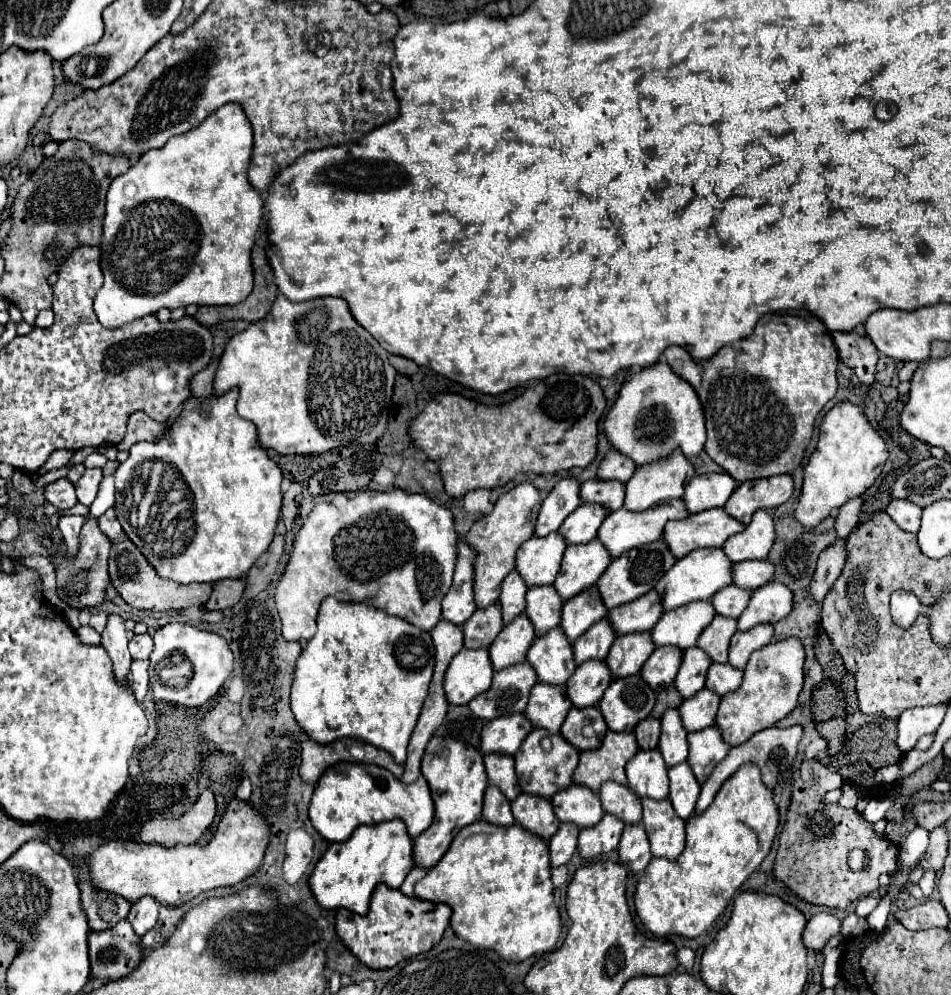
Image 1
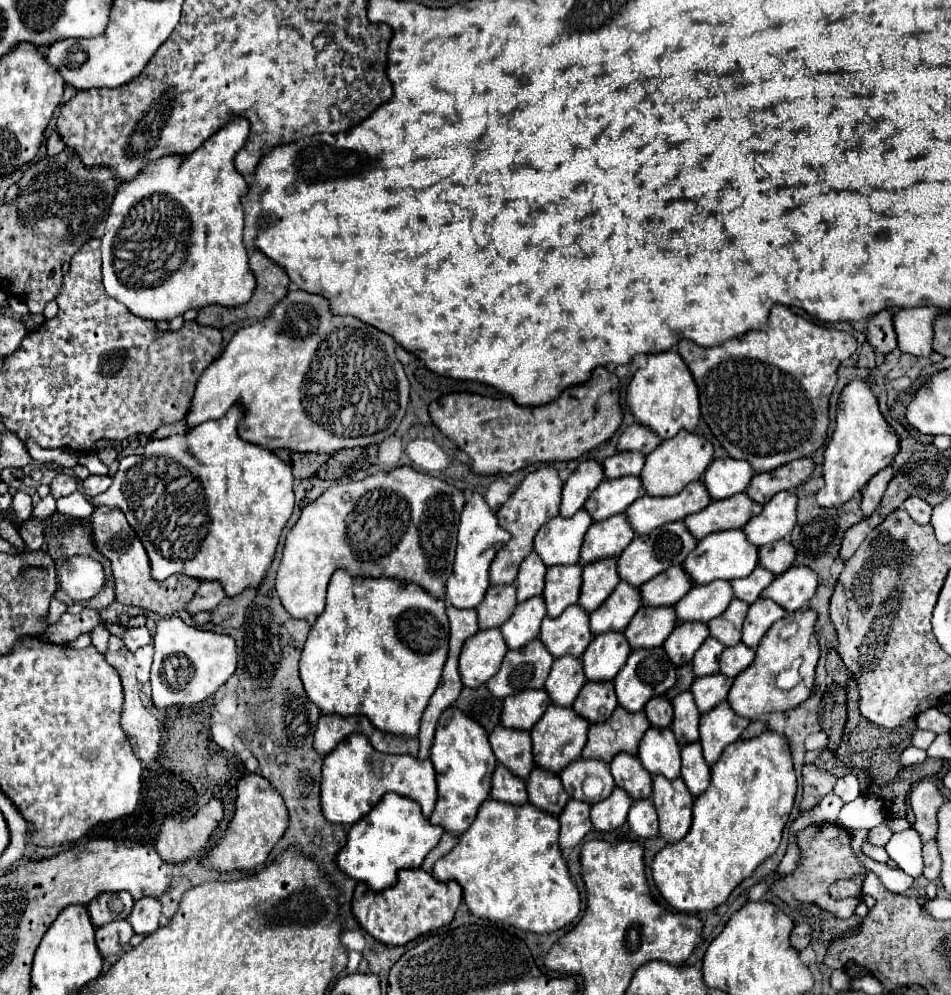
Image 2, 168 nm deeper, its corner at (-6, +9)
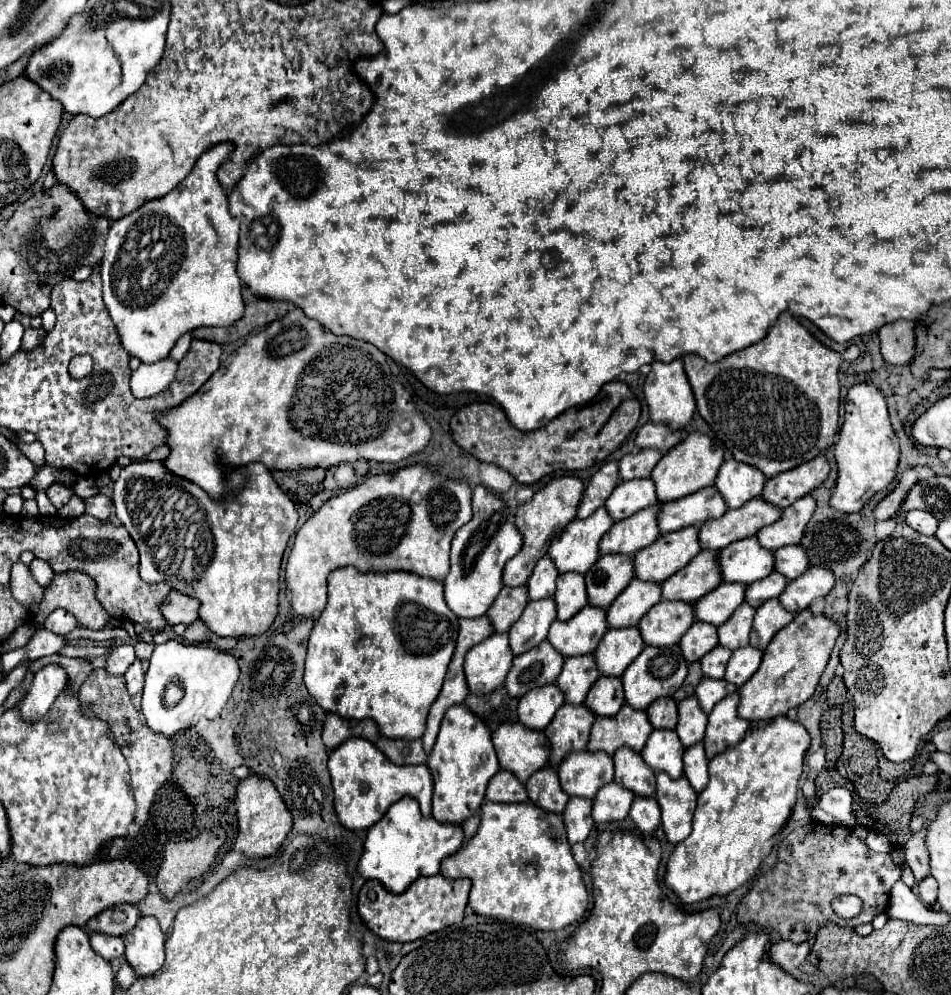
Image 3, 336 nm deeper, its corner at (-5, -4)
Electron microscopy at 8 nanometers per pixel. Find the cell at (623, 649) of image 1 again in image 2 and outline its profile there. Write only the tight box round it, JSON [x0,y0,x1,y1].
[623,606,677,650]

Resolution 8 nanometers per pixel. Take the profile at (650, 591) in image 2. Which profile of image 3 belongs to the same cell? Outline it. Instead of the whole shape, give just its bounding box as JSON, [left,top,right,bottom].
[662,551,722,603]

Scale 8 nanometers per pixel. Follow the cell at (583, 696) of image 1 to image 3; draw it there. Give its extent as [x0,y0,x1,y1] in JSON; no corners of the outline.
[594,627,644,677]

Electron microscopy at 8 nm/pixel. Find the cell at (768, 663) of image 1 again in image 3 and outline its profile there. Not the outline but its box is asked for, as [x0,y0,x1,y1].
[738,609,840,721]

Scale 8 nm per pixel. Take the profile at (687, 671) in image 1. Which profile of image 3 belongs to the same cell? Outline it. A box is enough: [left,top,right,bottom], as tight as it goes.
[702,647,732,679]

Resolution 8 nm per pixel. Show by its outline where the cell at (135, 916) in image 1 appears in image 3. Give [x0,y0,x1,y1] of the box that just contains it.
[122,917,164,977]

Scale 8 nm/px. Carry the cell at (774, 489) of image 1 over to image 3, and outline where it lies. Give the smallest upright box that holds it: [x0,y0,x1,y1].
[762,453,830,509]

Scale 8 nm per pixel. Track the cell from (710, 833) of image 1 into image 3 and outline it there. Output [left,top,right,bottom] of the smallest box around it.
[664,715,808,903]

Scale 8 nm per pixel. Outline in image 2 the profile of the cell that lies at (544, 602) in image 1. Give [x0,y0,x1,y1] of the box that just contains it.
[543,566,581,618]

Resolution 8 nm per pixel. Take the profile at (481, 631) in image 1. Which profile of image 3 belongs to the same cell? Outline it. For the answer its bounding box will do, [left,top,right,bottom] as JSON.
[488,585,528,633]

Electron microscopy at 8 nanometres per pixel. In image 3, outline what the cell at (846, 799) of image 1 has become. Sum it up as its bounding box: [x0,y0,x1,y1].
[816,787,856,827]

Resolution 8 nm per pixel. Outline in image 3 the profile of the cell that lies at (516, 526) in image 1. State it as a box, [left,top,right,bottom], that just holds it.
[504,475,584,587]

